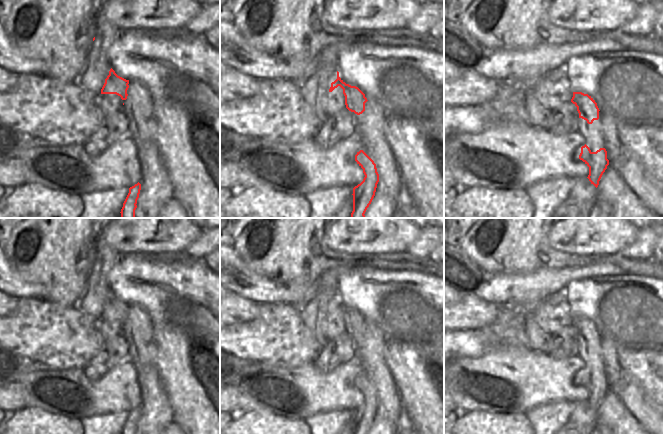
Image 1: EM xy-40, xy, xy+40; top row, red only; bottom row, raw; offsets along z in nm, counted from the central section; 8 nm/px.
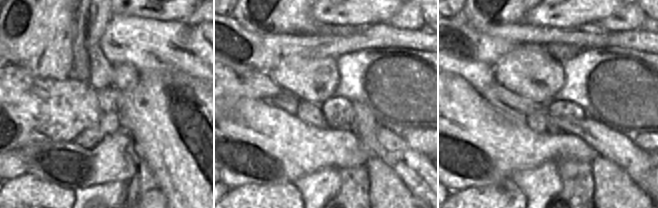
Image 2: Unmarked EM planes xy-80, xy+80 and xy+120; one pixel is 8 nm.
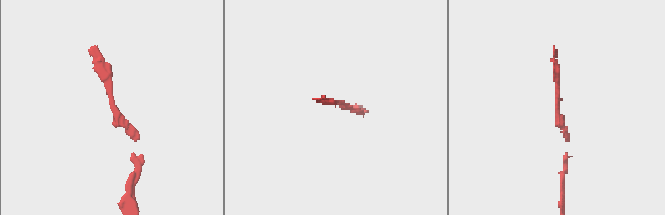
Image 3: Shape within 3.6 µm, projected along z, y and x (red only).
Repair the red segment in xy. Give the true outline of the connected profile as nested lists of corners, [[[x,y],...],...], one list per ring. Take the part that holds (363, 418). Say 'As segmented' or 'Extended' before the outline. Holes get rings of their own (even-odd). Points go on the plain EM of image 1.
As segmented. [[[363,374],[357,376],[355,385],[363,393],[365,401],[353,412],[353,434],[367,434],[375,420],[379,398],[376,388]]]

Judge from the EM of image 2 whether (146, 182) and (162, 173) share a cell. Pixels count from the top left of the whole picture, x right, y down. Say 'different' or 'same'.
different

